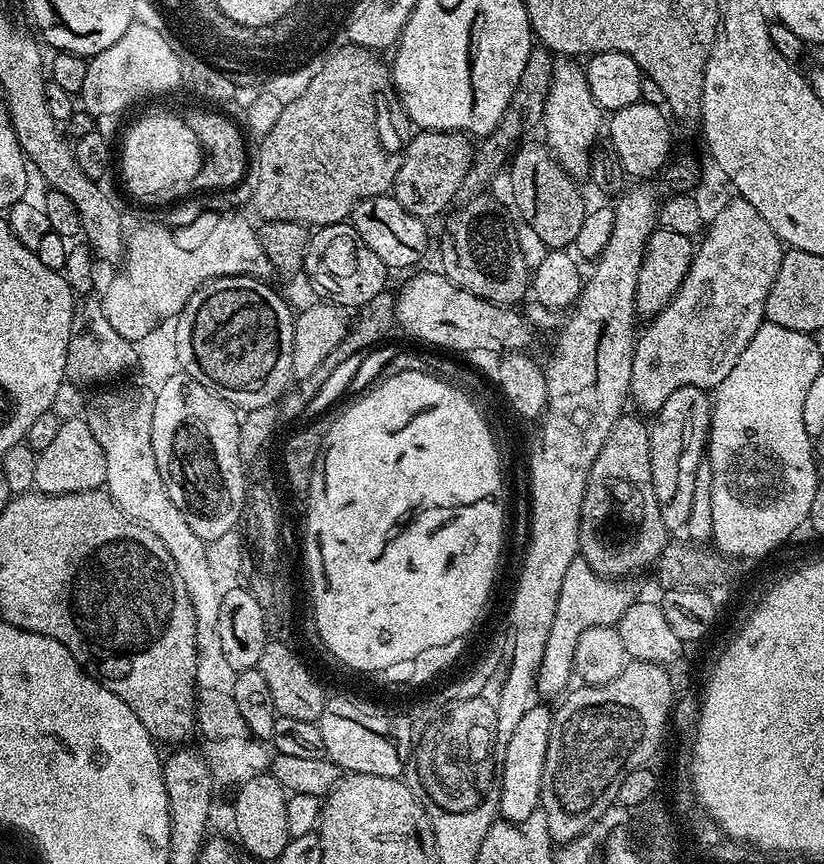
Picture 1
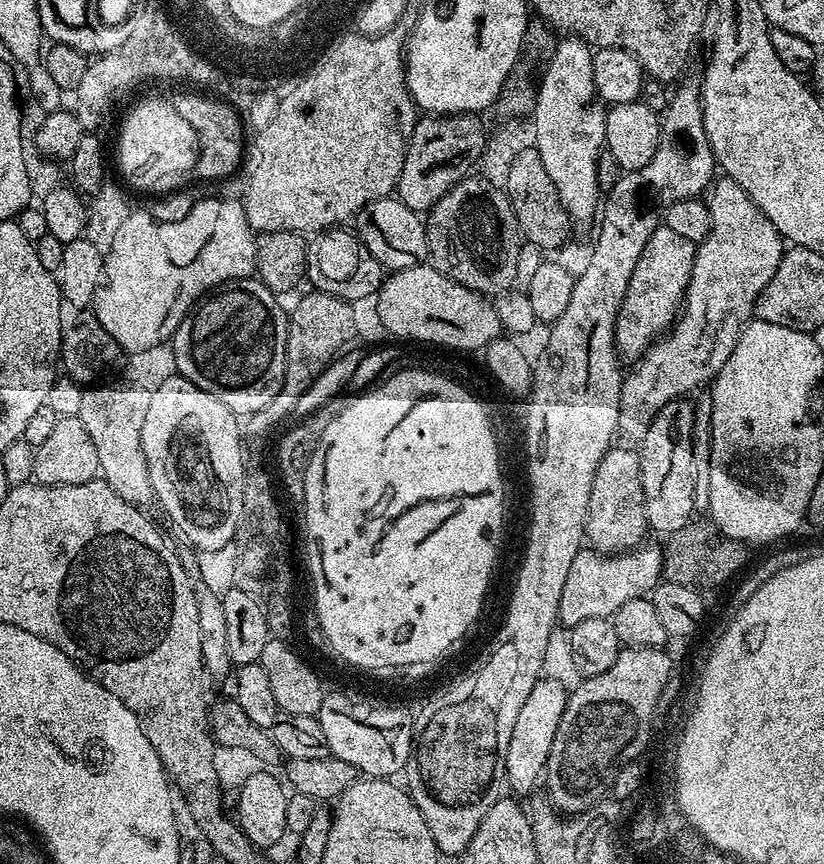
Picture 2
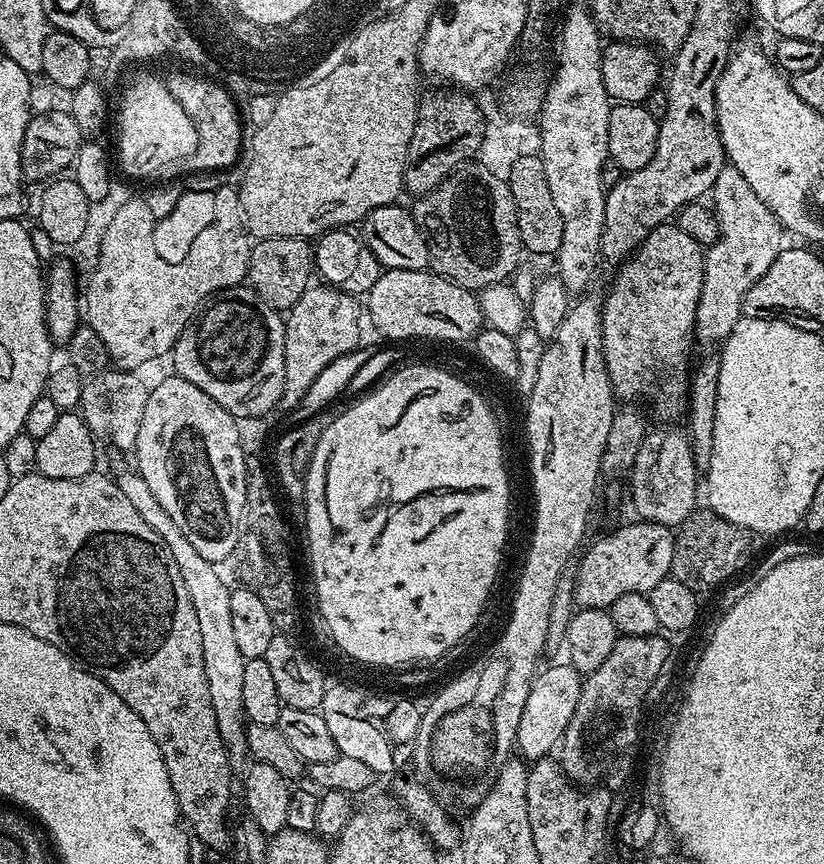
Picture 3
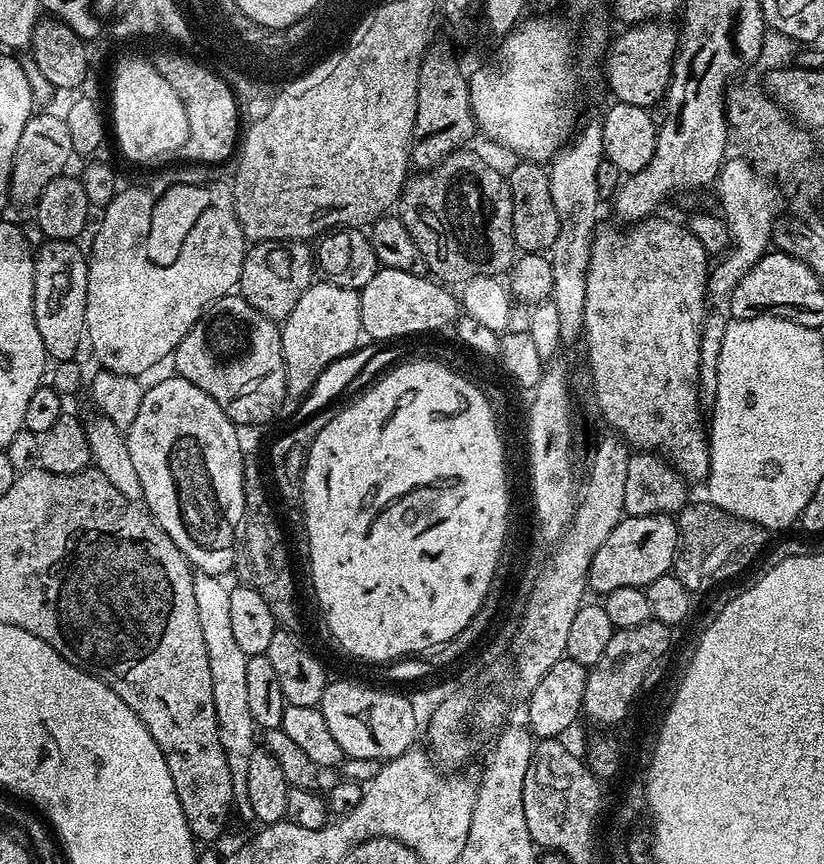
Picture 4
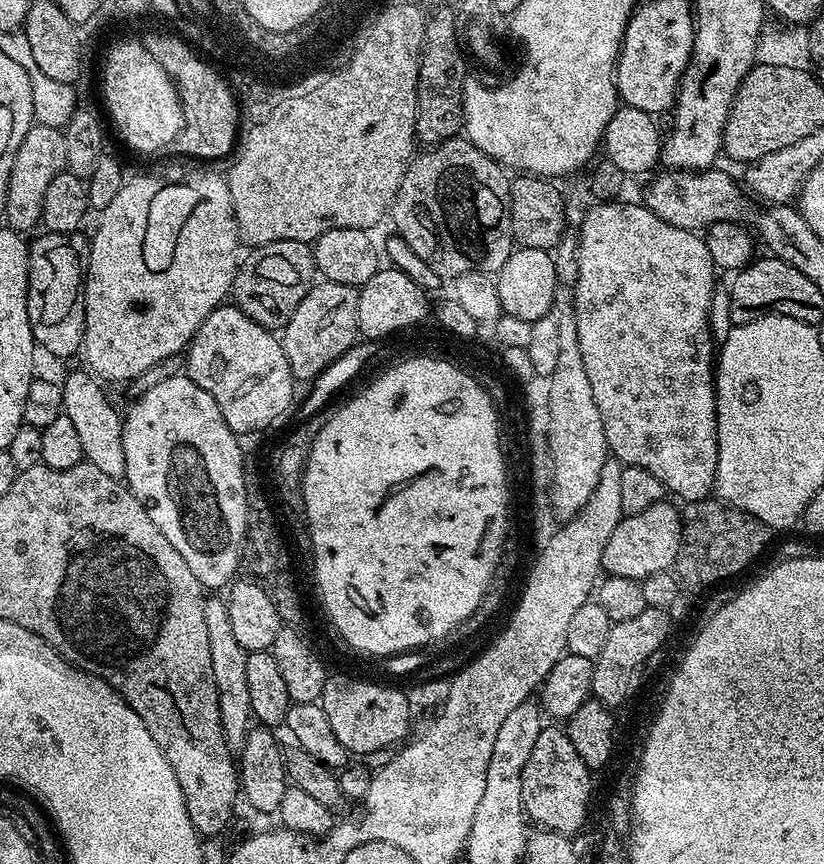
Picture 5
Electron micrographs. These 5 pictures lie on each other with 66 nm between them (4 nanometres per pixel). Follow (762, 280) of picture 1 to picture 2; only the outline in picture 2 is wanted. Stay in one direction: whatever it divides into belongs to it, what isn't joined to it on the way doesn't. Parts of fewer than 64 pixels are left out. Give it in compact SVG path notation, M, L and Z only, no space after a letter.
M727 178L717 179L707 193L706 203L708 233L704 241L696 245L694 270L684 295L682 311L667 333L635 361L636 373L633 376L625 375L620 386L620 409L616 430L619 439L628 446L639 445L640 441L646 438L646 430L650 430L662 406L666 406L671 400L687 397L692 394L688 392L702 387L703 384L704 387L711 385L722 366L726 366L726 358L734 354L734 346L738 346L742 330L748 325L749 320L753 319L758 294L762 294L766 282L774 278L774 270L778 270L778 262L782 262L786 251L780 231L773 226L770 218L766 218L766 214L762 214L762 210L758 210L758 206L752 204L746 190L742 190L738 182Z

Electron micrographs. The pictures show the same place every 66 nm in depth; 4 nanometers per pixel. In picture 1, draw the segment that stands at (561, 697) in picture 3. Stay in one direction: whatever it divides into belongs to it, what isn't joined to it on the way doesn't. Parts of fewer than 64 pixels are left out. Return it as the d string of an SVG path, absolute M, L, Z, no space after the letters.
M539 702L533 703L522 714L510 742L506 742L506 756L500 783L500 811L503 819L517 825L523 825L540 808L542 790L542 766L546 766L546 746L550 746L550 726L553 709L543 708Z

